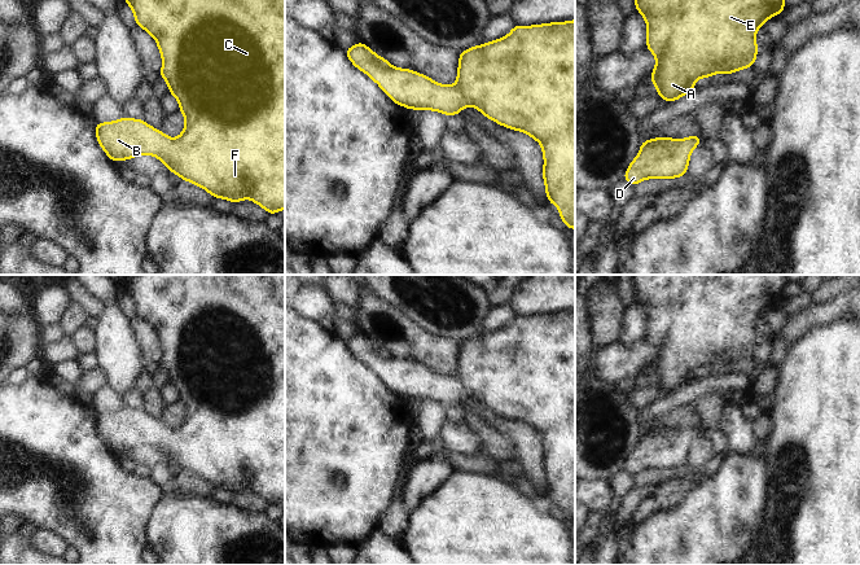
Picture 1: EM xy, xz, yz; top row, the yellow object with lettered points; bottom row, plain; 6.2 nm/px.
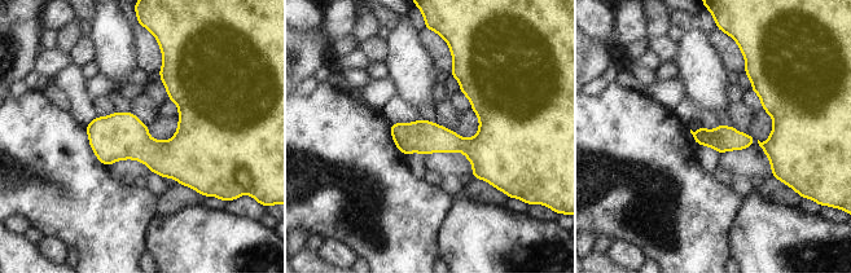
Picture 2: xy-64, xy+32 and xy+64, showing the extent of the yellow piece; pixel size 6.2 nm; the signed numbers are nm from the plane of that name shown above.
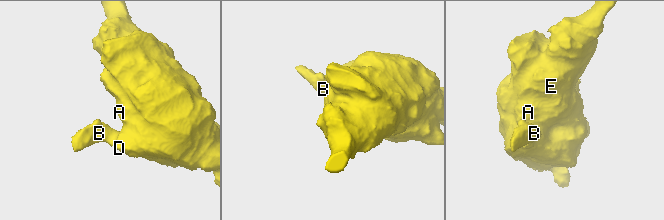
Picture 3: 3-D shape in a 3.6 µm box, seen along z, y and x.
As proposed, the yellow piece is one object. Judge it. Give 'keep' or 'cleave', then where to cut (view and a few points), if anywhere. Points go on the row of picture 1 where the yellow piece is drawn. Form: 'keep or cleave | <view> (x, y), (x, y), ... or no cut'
keep | no cut

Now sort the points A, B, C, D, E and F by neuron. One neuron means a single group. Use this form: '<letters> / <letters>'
A B C D E F

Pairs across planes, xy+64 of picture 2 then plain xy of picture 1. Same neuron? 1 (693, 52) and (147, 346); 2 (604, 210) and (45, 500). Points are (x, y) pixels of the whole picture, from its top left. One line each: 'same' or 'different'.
1: different
2: same

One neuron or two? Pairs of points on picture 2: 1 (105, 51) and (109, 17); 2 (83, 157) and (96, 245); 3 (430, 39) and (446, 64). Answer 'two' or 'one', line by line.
1: one
2: one
3: one

